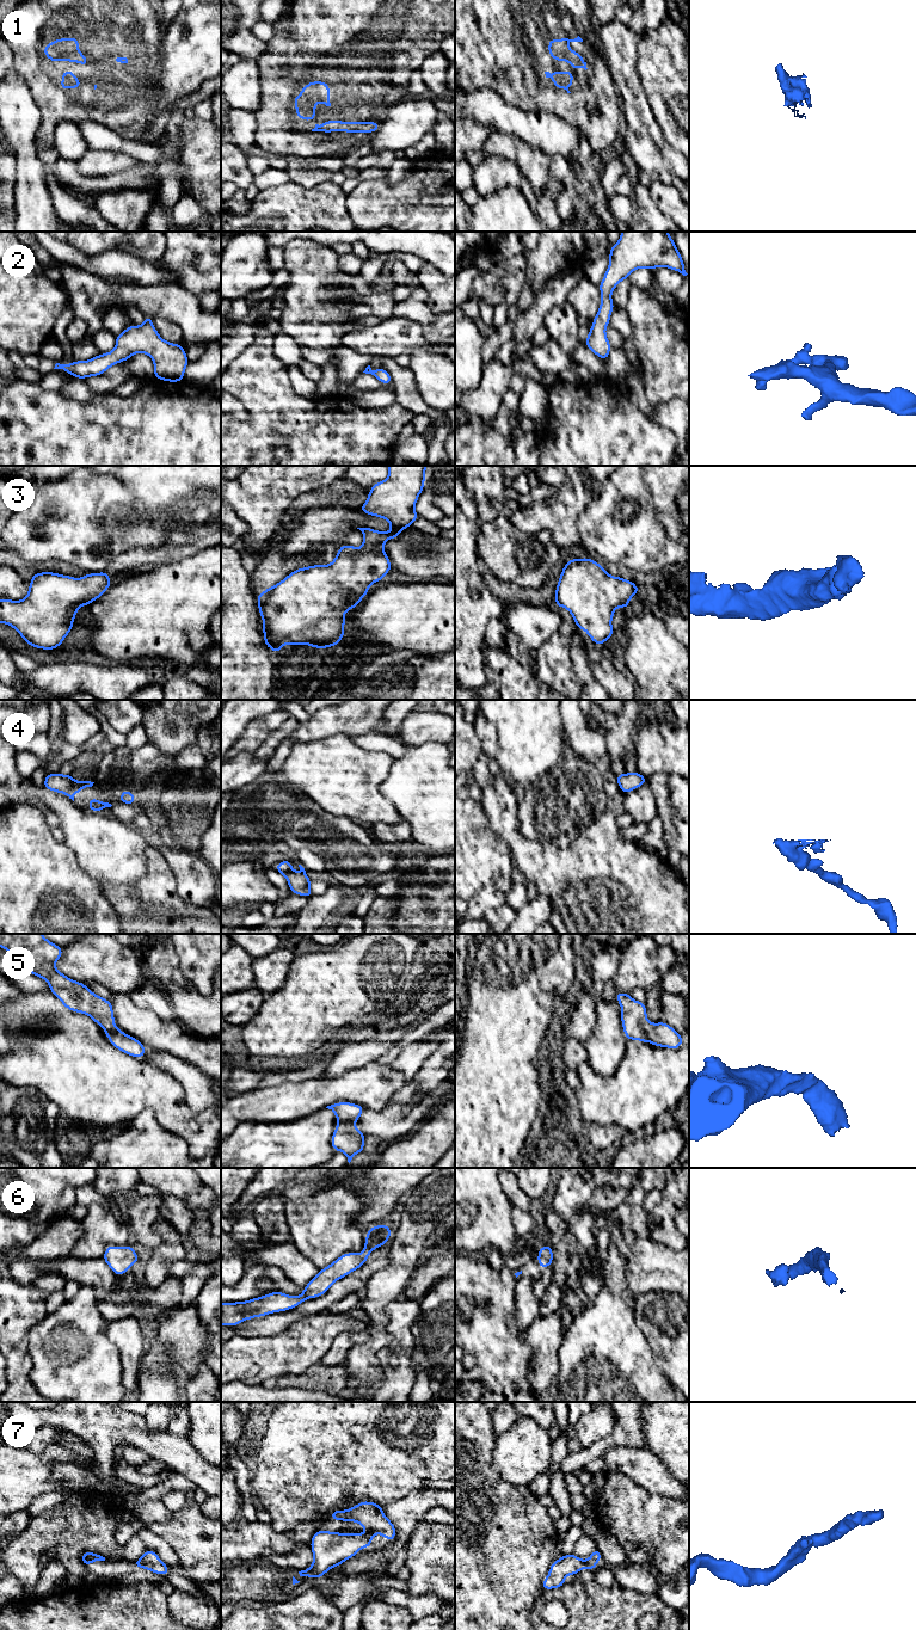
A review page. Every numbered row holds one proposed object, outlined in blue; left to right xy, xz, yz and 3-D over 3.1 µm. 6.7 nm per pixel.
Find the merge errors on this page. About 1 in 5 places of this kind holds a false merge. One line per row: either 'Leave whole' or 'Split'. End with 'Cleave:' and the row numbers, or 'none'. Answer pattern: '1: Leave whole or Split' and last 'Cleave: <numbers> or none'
1: Leave whole
2: Leave whole
3: Leave whole
4: Leave whole
5: Leave whole
6: Leave whole
7: Leave whole
Cleave: none

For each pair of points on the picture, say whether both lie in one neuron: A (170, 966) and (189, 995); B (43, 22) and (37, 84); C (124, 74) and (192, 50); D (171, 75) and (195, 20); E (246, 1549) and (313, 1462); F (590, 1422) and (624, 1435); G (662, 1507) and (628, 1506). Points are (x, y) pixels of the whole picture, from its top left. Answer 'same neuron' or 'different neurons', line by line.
A: same neuron
B: same neuron
C: different neurons
D: same neuron
E: different neurons
F: different neurons
G: same neuron

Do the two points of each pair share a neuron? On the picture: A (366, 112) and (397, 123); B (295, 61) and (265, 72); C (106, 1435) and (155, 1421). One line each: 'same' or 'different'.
A: different
B: same
C: different

